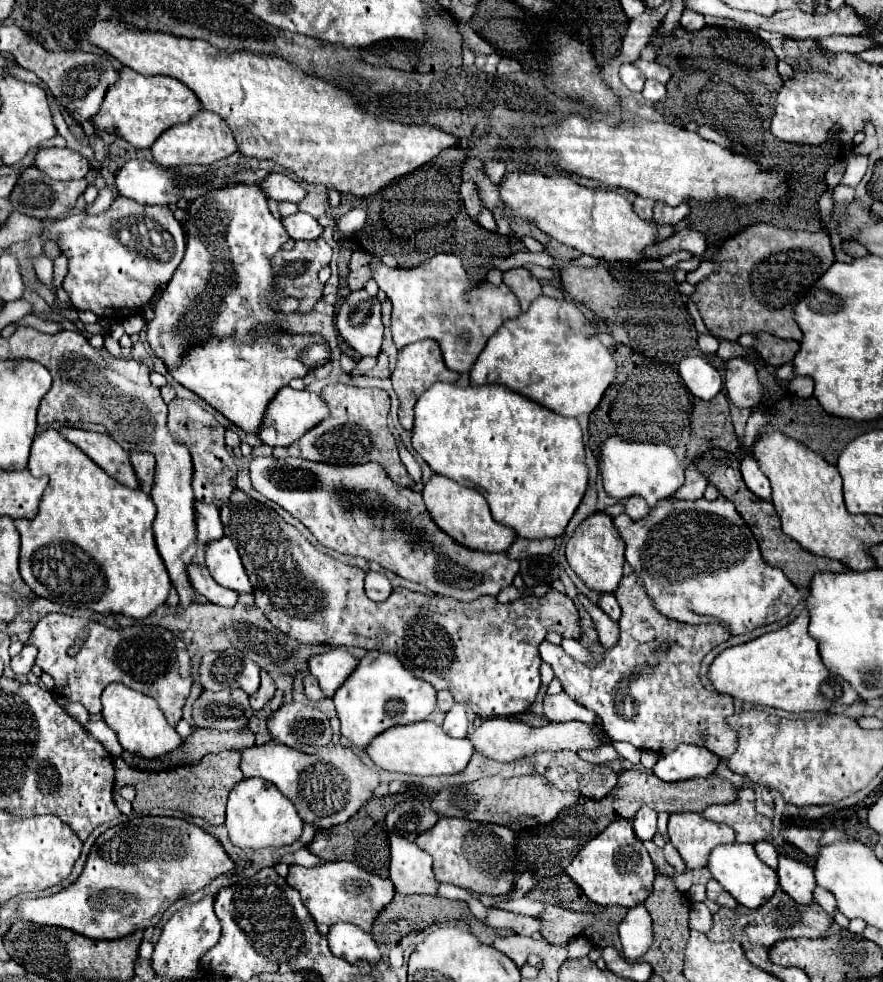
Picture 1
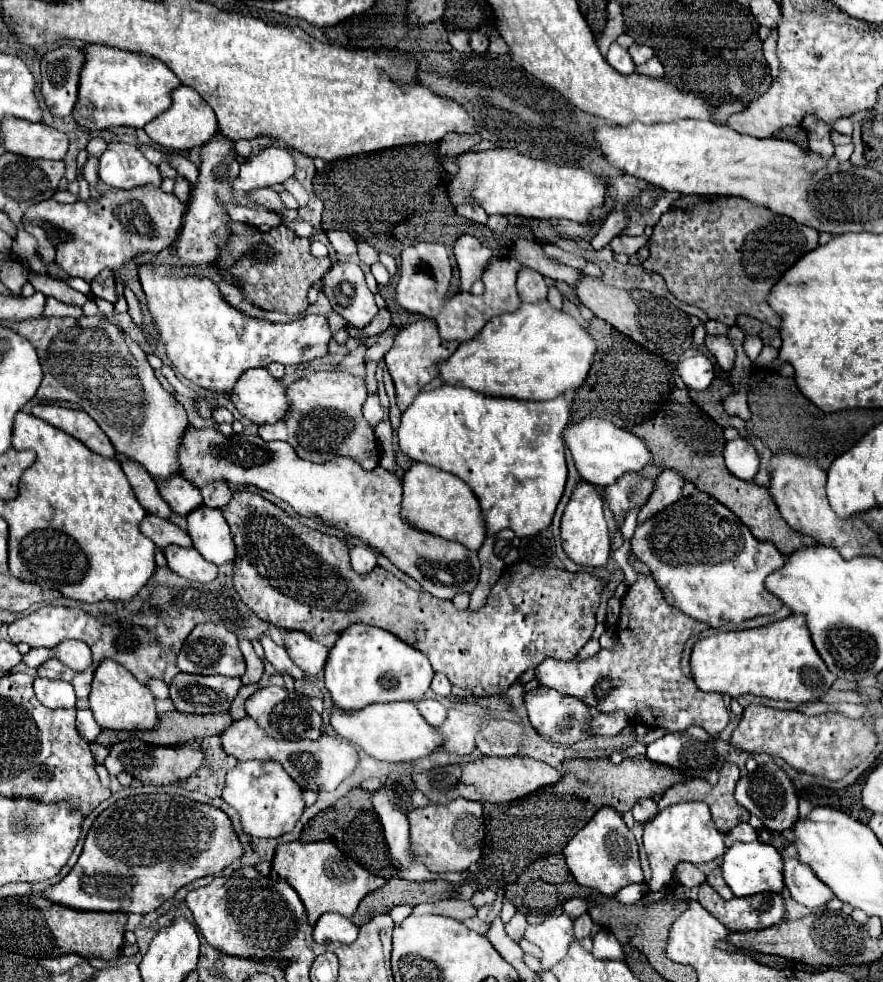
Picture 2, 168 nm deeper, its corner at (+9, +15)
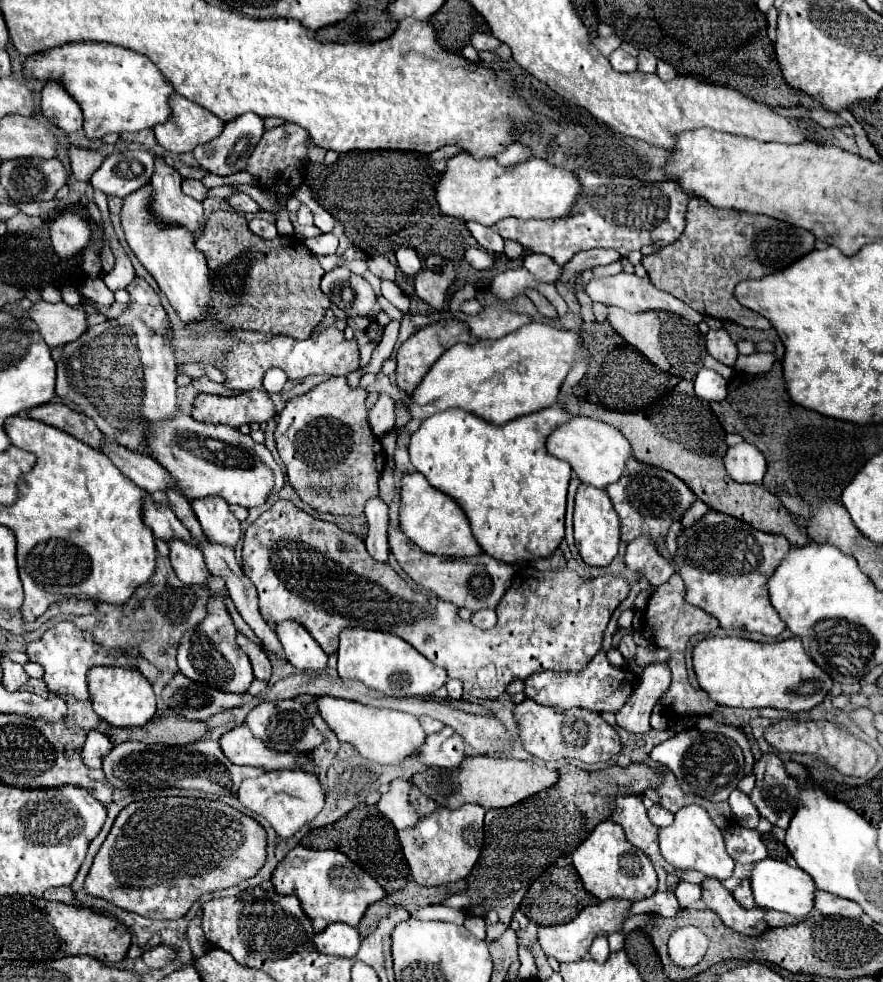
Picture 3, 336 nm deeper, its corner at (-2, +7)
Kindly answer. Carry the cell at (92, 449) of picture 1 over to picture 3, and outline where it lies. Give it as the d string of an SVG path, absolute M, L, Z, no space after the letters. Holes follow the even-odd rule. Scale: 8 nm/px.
M45 403L45 405L33 407L29 411L29 417L61 429L61 431L73 435L75 439L91 445L93 449L101 449L105 445L105 435L99 431L95 421L85 417L85 413L71 411L63 403Z

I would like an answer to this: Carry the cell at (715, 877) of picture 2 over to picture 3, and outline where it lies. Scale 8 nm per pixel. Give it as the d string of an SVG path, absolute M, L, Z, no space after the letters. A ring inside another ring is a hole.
M743 879L743 881L741 881L737 887L735 887L733 897L737 899L737 903L739 903L741 907L745 907L745 905L755 905L755 903L753 903L751 885L749 885L749 881L747 881L747 879Z

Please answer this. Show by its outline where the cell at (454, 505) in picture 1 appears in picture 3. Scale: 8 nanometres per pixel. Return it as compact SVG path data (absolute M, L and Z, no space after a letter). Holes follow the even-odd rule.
M417 471L403 475L399 525L403 533L427 553L445 555L445 557L473 557L483 553L477 539L473 537L469 519L461 509L461 505L453 497L431 487L429 481Z

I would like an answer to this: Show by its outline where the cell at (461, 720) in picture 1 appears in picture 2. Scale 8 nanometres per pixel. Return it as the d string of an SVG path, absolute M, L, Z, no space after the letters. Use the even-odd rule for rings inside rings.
M422 699L416 703L420 715L434 727L442 725L444 719L446 719L446 705L442 701L436 701L436 699Z

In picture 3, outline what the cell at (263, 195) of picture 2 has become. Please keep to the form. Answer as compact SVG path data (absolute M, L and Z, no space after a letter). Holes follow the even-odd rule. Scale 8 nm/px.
M235 193L235 195L231 195L229 197L229 205L235 209L235 211L239 211L239 213L259 213L259 211L263 211L249 195L245 195L245 193Z

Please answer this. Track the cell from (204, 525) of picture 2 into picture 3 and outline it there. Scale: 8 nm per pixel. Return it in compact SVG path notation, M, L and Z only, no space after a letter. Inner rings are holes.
M205 497L193 499L191 507L203 527L203 533L209 543L237 547L241 539L239 519L229 511L229 505L221 501L221 497Z

